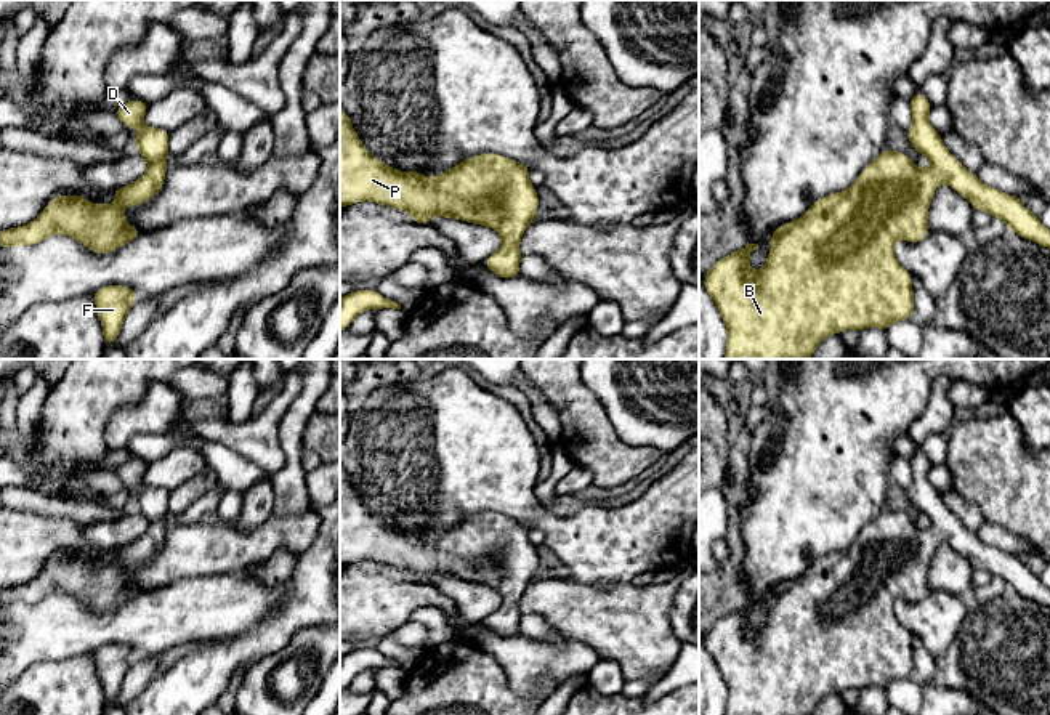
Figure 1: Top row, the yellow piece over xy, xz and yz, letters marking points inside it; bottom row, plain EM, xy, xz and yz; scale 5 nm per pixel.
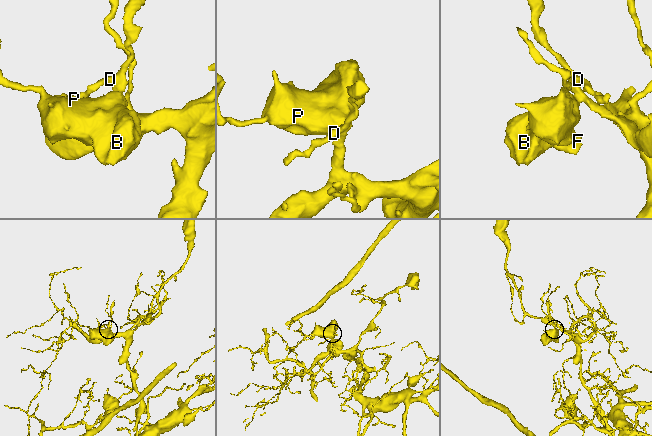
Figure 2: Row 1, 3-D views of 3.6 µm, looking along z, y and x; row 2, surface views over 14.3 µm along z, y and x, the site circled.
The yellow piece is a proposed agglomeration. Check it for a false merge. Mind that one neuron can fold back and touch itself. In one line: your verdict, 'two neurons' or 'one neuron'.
one neuron

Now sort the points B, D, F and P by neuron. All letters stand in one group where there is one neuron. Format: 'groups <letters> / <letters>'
groups B D F P

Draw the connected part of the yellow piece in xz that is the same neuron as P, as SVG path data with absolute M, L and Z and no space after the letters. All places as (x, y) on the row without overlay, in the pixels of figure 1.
M340 467L340 566L370 559L409 571L412 580L418 584L431 585L428 580L431 576L444 576L489 585L500 592L502 604L483 624L502 638L519 635L519 620L523 617L519 600L527 585L535 580L539 553L529 542L529 531L531 527L518 519L491 511L468 516L433 537L425 537L420 531L399 531L375 518L364 507L351 478Z

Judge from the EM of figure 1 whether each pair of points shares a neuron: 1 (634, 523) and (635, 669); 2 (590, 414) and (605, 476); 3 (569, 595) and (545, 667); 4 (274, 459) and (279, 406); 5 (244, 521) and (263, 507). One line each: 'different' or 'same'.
1: different
2: same
3: different
4: same
5: same

